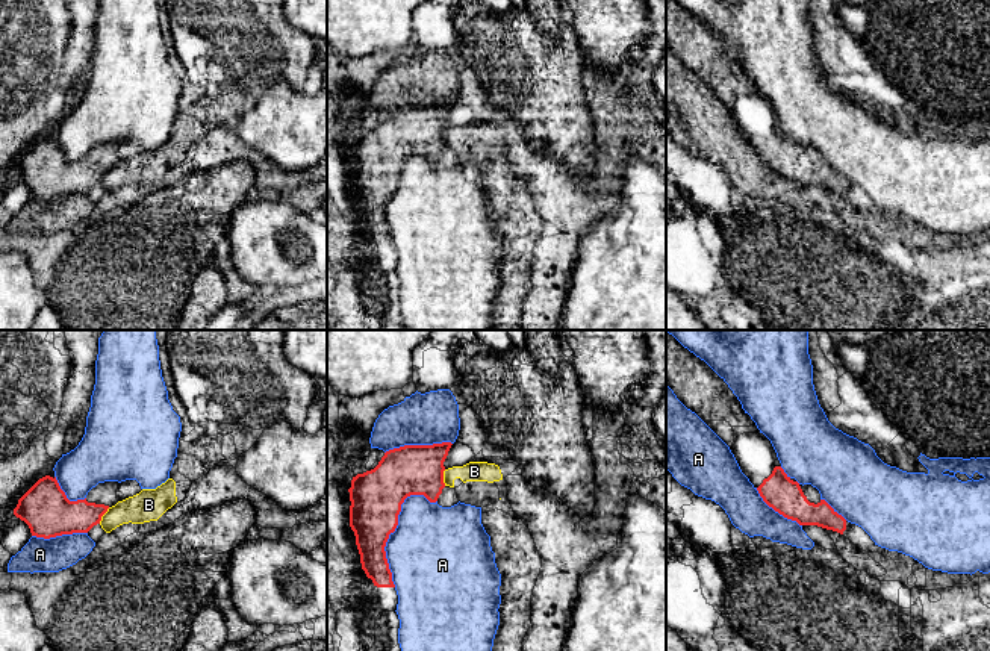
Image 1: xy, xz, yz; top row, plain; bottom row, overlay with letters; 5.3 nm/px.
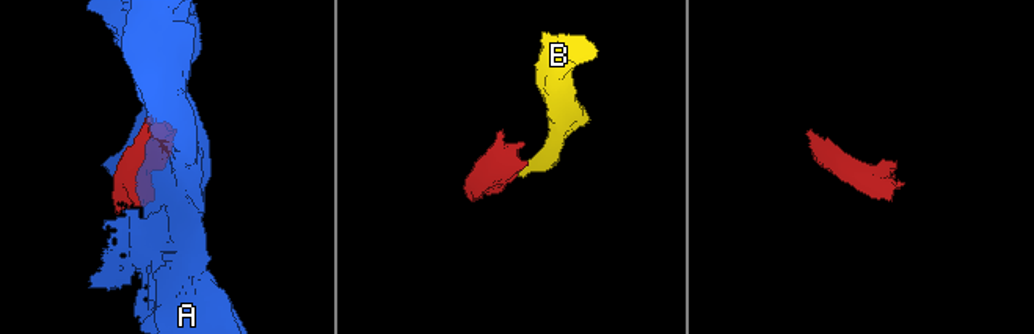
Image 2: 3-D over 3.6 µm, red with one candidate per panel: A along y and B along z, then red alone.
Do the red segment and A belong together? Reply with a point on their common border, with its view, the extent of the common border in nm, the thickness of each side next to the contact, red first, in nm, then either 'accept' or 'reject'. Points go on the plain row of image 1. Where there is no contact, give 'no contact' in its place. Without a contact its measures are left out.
xz (389, 194) | 500 nm | 280/460 nm | reject

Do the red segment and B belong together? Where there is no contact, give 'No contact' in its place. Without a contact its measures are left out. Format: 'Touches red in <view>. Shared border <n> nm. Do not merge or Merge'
Touches red in xy. Shared border 110 nm. Do not merge

